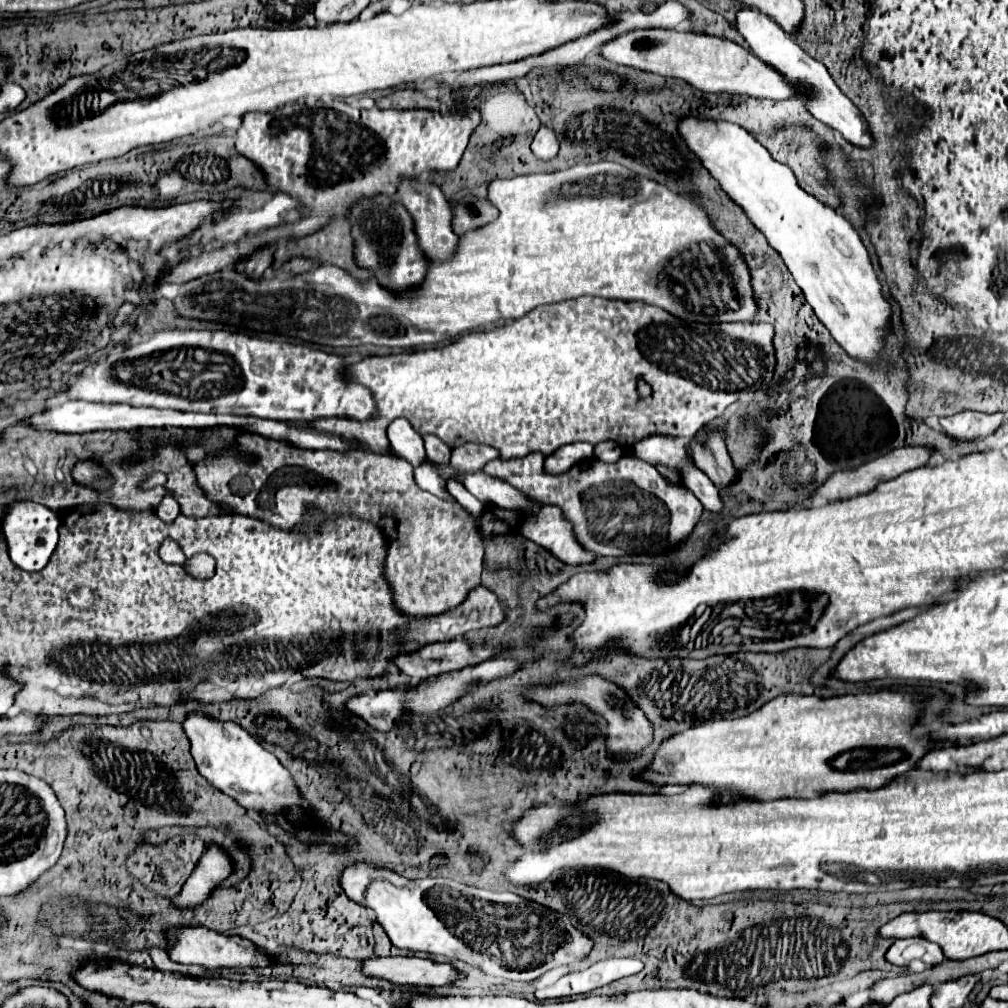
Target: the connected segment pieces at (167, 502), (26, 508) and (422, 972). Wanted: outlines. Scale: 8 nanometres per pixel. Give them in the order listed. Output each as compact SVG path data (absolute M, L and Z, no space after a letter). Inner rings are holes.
M169 493L169 495L165 495L165 499L162 499L161 503L156 507L155 513L161 520L171 523L171 521L175 521L175 517L177 517L181 511L179 511L177 501L175 501L173 495Z
M29 501L17 503L15 507L11 507L11 513L7 513L7 517L3 517L3 531L9 543L9 557L11 561L25 569L25 571L39 571L43 569L43 565L47 565L47 559L51 557L55 545L57 545L57 537L59 537L59 515L51 509L47 509L45 505L35 505Z
M369 957L361 961L361 971L399 987L441 987L459 977L459 973L447 963L417 957Z

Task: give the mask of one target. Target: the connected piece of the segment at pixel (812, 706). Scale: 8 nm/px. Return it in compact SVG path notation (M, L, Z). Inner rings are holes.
M879 691L879 693L857 693L857 695L843 695L843 697L831 697L831 699L819 699L819 697L801 697L801 695L779 695L775 699L771 699L769 703L765 703L761 709L739 717L739 719L721 719L721 721L709 721L697 727L691 727L687 731L681 733L673 733L671 737L667 737L661 747L657 749L653 761L649 765L645 765L641 771L637 771L633 777L637 781L643 781L651 787L663 787L663 785L681 785L681 787L703 787L707 791L713 791L713 799L719 799L719 805L723 801L723 805L733 801L741 801L741 799L749 799L749 801L771 801L771 799L779 799L779 797L813 797L815 793L825 793L831 789L857 789L857 787L869 787L875 789L879 785L887 785L887 781L891 781L891 777L897 777L905 771L911 771L915 767L915 761L919 761L919 757L923 757L925 747L931 745L931 741L927 737L915 737L909 735L909 729L913 727L917 717L917 707L913 703L911 695L905 693L891 693L891 691Z

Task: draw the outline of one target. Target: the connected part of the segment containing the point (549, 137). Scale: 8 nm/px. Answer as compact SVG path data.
M541 127L533 139L533 145L531 145L531 151L535 153L537 159L543 159L543 161L551 161L557 153L559 153L559 141L555 137L555 133L547 127Z

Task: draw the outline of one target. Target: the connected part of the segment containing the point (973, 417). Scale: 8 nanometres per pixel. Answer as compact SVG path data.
M963 411L945 419L939 419L939 425L945 433L957 439L973 439L979 435L991 435L999 427L999 413L979 413Z

